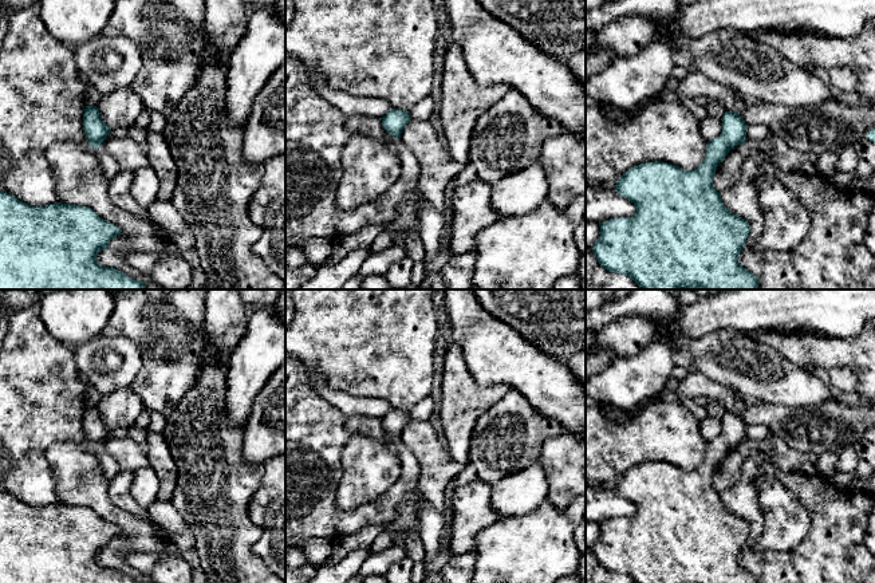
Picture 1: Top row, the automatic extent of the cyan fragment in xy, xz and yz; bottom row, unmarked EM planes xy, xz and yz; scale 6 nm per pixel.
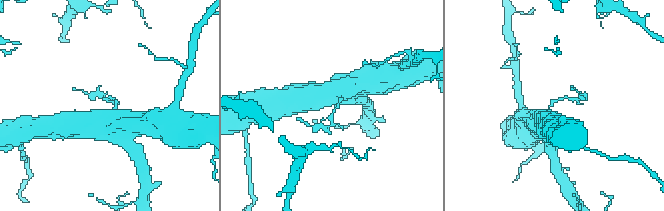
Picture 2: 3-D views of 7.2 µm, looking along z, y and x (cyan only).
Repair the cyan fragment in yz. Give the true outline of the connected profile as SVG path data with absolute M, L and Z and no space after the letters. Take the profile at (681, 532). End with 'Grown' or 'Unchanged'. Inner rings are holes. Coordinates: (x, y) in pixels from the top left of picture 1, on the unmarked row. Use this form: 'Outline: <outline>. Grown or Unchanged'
Outline: M725 411L721 421L722 432L708 442L706 457L698 469L685 470L662 461L645 462L628 469L616 481L615 492L630 500L636 512L632 517L611 519L599 524L600 536L591 549L604 570L630 576L635 583L758 583L757 576L738 563L750 525L728 511L713 487L718 464L734 446L745 445L748 425L733 411Z. Unchanged

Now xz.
Outline: M391 409L381 419L382 419L382 426L389 434L401 438L402 430L411 418L409 415L409 411Z. Unchanged

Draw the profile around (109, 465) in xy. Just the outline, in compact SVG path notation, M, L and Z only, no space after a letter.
M95 449L98 462L103 470L103 474L107 481L110 481L118 472L119 466L114 457L111 457L107 452L102 449Z

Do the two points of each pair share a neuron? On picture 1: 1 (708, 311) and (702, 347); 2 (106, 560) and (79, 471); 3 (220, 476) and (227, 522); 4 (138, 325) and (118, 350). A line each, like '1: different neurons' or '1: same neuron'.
1: different neurons
2: same neuron
3: same neuron
4: different neurons

